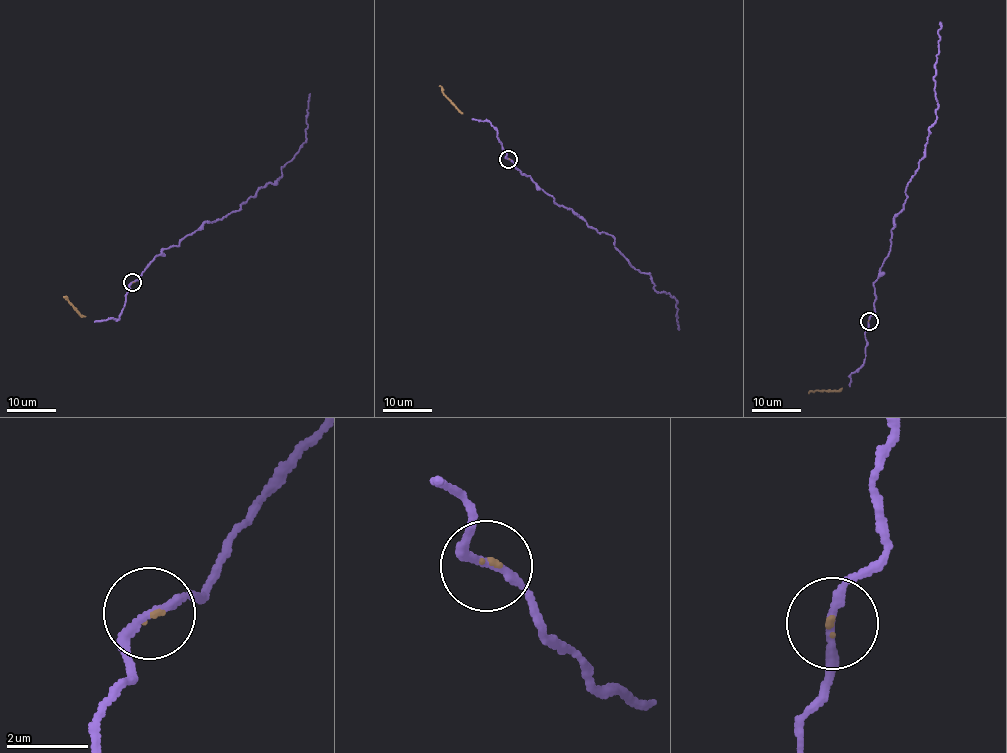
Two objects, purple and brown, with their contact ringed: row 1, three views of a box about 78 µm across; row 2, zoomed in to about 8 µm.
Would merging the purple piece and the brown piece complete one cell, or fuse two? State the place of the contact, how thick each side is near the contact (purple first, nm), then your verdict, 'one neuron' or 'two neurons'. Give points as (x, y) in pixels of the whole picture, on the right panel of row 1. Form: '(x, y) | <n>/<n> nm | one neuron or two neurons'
(869, 321) | 190/50 nm | one neuron

